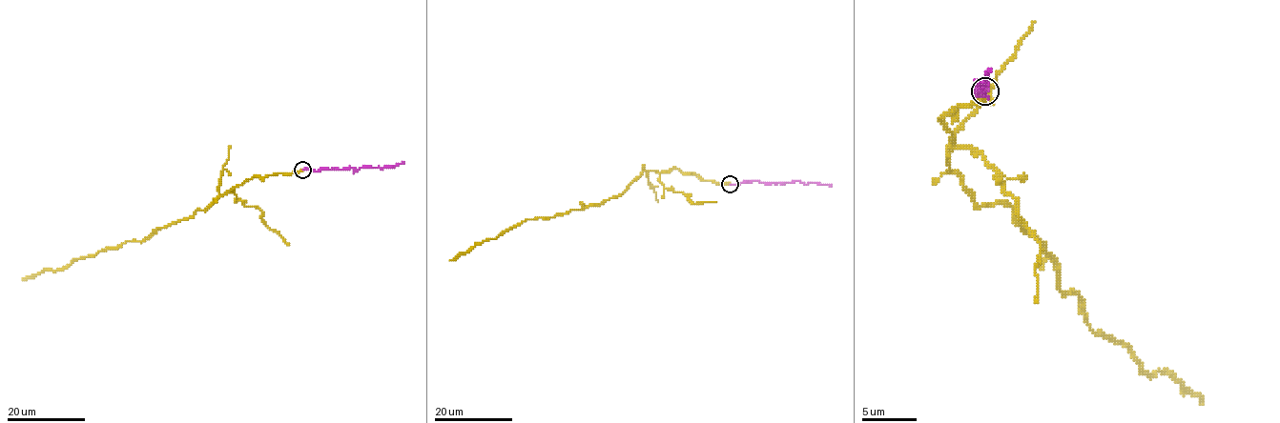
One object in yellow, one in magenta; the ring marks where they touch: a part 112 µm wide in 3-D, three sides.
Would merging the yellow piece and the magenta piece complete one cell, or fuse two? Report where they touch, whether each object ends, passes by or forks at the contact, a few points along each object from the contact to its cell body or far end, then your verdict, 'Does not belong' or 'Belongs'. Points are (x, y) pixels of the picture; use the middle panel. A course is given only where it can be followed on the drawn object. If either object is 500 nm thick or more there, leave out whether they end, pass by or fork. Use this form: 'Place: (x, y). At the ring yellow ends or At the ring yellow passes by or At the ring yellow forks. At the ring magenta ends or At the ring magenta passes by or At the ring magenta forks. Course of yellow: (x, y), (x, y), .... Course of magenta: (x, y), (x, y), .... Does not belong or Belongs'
Place: (730, 184). At the ring yellow ends. At the ring magenta ends. Course of yellow: (731, 184), (705, 181), (675, 169), (668, 172), (647, 171), (619, 195), (599, 204), (525, 220), (450, 261). Course of magenta: (731, 184), (800, 181), (832, 186). Does not belong

